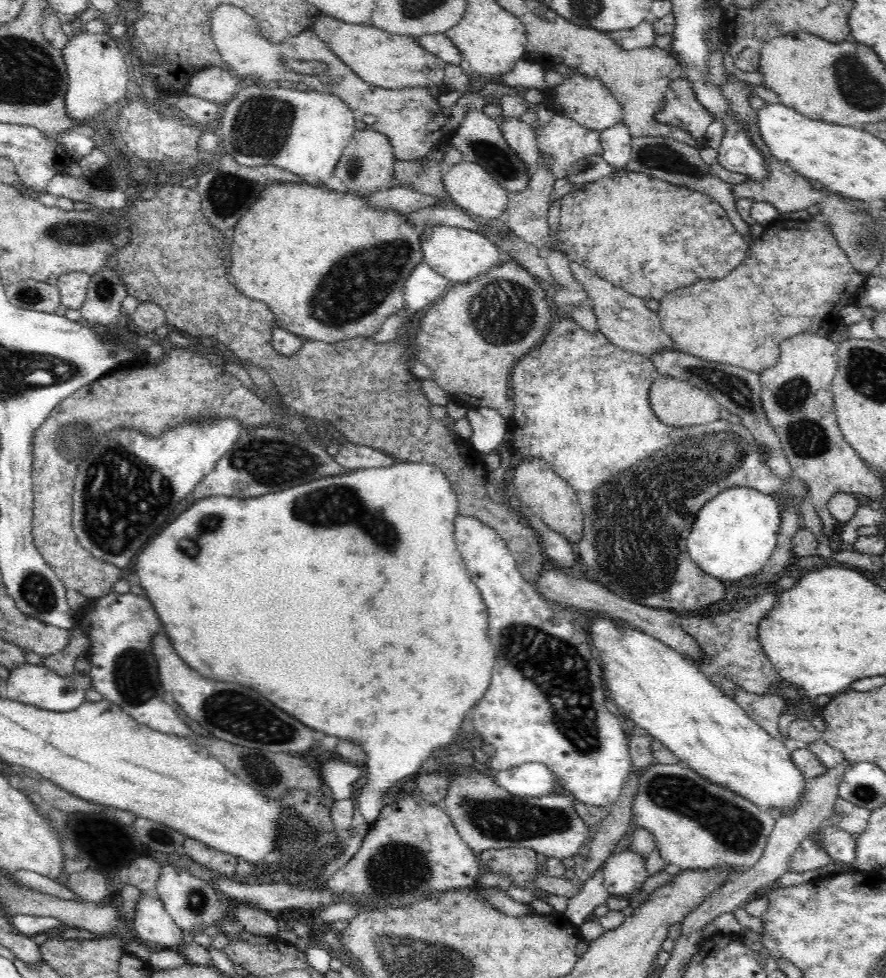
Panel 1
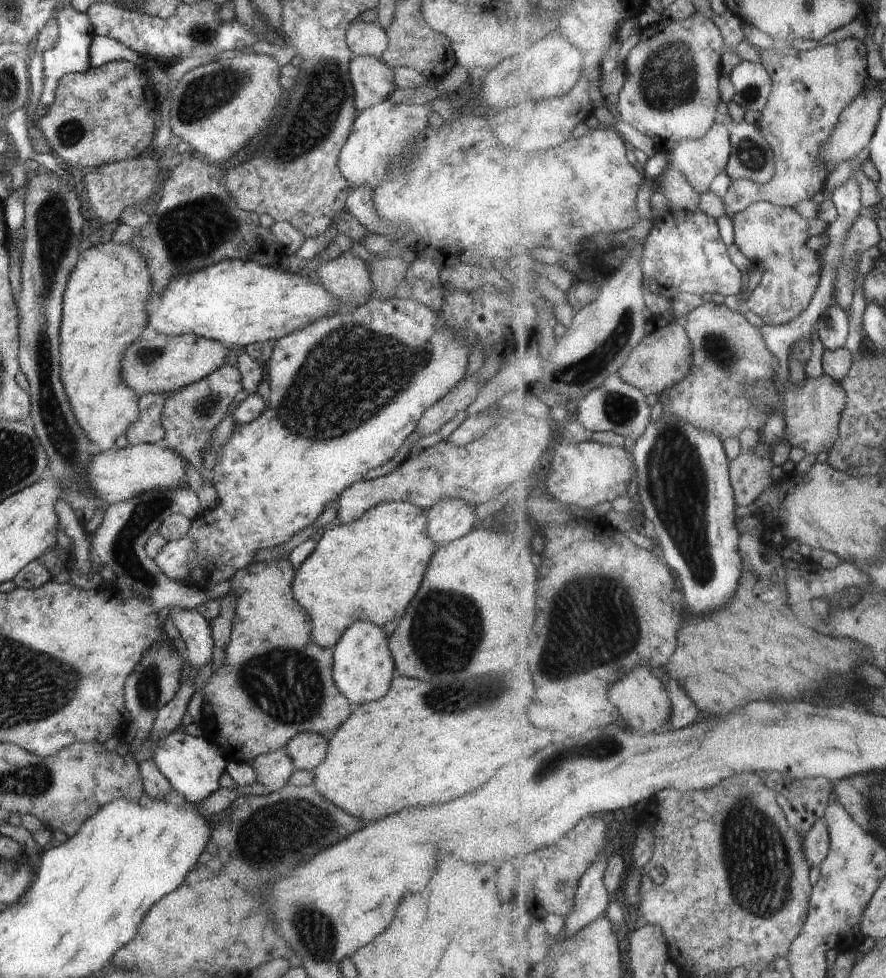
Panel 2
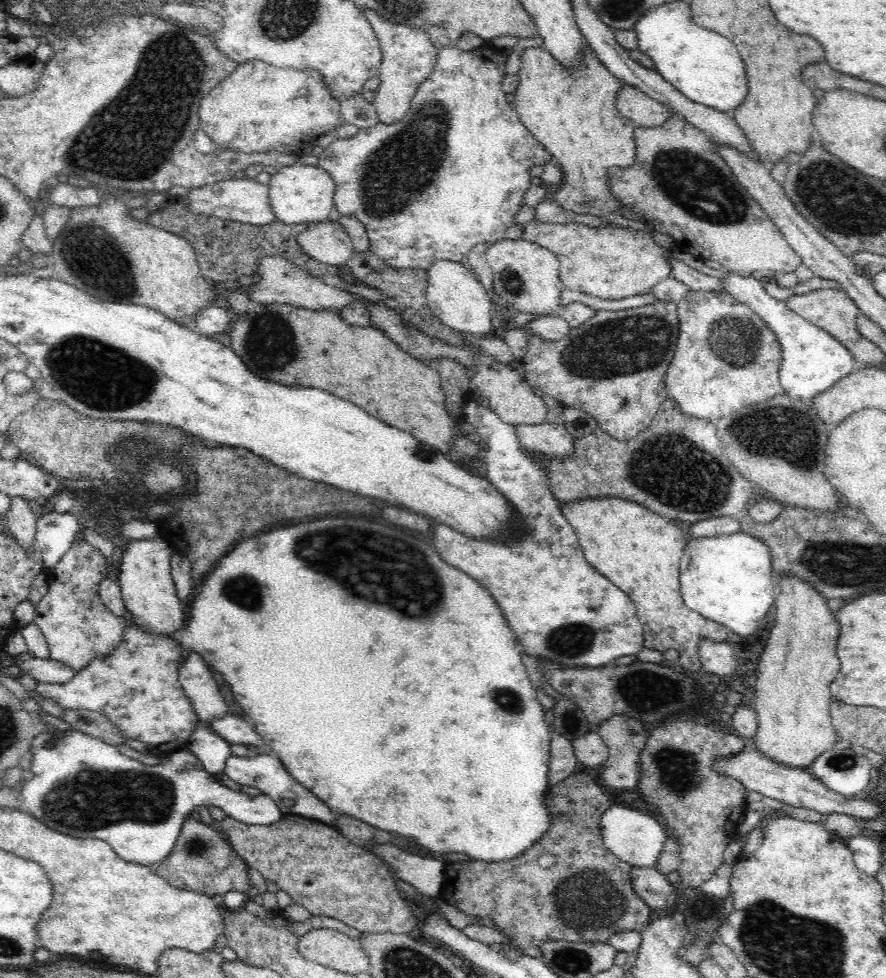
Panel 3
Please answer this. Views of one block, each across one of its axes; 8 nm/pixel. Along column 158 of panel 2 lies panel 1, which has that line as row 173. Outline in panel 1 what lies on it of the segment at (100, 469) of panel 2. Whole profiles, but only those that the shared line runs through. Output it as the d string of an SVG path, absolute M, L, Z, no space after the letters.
M462 159L459 163L454 164L451 170L443 175L443 185L457 206L486 220L504 217L510 205L508 198L510 192L491 174L488 174L483 166L474 162L466 162Z

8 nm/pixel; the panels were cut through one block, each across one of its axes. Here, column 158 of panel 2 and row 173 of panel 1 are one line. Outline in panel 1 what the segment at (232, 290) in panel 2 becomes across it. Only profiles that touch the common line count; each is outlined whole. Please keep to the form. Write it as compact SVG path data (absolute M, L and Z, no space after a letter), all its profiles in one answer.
M252 83L242 84L237 94L230 101L226 103L226 110L221 115L221 120L217 125L219 134L219 148L222 153L228 152L229 155L234 157L236 162L243 164L244 166L276 166L281 168L283 171L293 172L294 174L305 176L309 179L318 179L323 183L333 176L336 165L340 160L342 152L348 146L349 142L352 141L354 134L357 132L355 127L354 113L350 110L350 107L341 99L338 98L335 93L330 91L320 92L316 90L300 91L297 89L287 89L283 87L277 87L270 89L266 85L254 85Z

